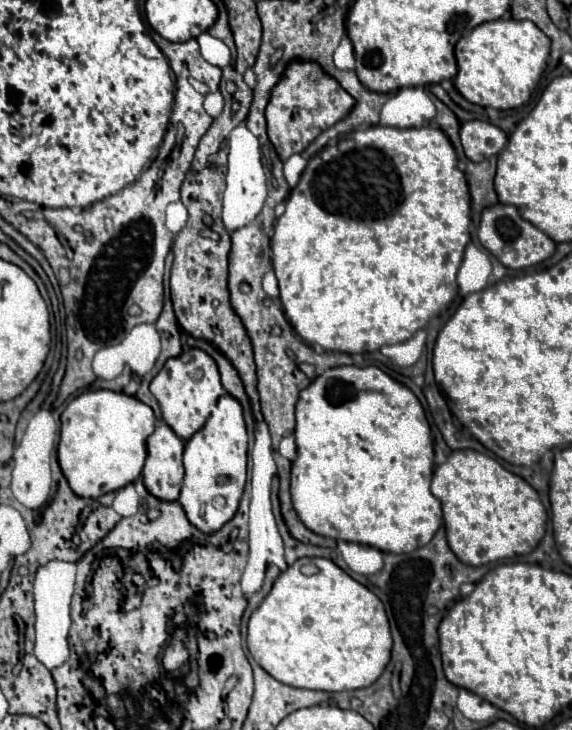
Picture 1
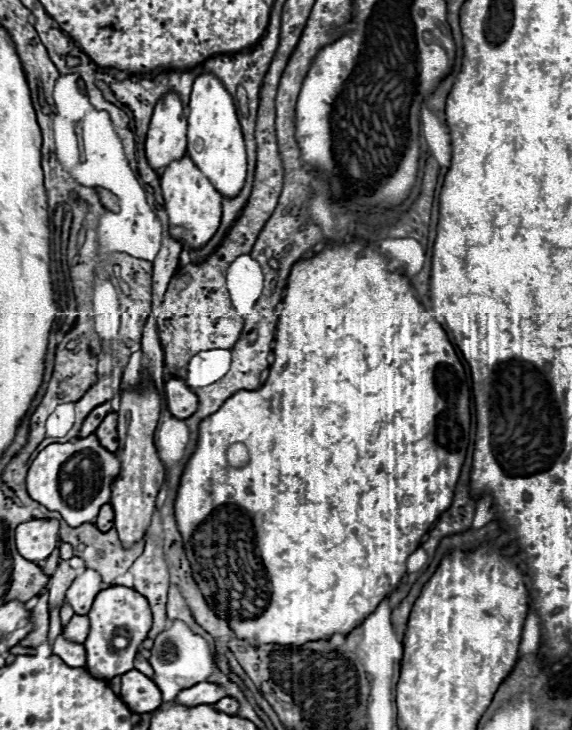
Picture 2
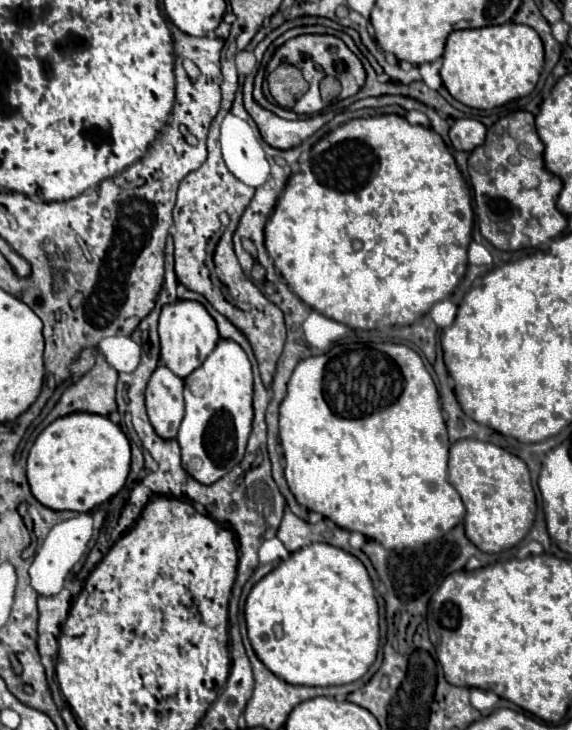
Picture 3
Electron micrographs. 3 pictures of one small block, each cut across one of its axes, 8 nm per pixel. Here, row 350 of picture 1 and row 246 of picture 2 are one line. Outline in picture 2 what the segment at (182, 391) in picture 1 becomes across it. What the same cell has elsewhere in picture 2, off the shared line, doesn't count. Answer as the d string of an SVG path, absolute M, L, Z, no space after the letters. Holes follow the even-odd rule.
M188 156L172 162L162 172L160 186L164 194L164 208L168 212L170 228L186 230L186 232L170 232L170 236L180 240L182 246L190 246L190 250L200 250L202 246L206 246L210 238L216 234L222 218L222 196L216 192L216 188L202 176L202 172L194 166L194 162Z

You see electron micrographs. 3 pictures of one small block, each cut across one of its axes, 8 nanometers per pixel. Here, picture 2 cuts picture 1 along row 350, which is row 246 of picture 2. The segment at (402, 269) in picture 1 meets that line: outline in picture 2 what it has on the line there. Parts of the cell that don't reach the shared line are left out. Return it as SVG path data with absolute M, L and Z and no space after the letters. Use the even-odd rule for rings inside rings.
M354 240L348 244L324 246L312 258L296 262L288 278L282 306L284 308L278 312L274 362L268 380L258 390L236 392L222 404L222 408L218 408L218 412L200 422L198 444L184 466L174 502L176 524L200 592L214 614L226 620L236 636L252 646L298 646L310 640L326 640L334 634L348 636L360 626L366 616L370 616L376 606L398 588L406 574L408 556L420 546L420 540L430 530L432 522L450 508L460 468L466 458L470 432L470 384L452 342L442 328L438 328L438 334L436 330L424 328L426 322L432 320L430 312L426 312L414 298L410 280L400 272L390 272L388 260L382 258L372 244L366 246ZM234 442L246 444L250 452L250 462L242 468L232 468L226 462L226 450ZM252 554L260 558L262 566L252 566Z

